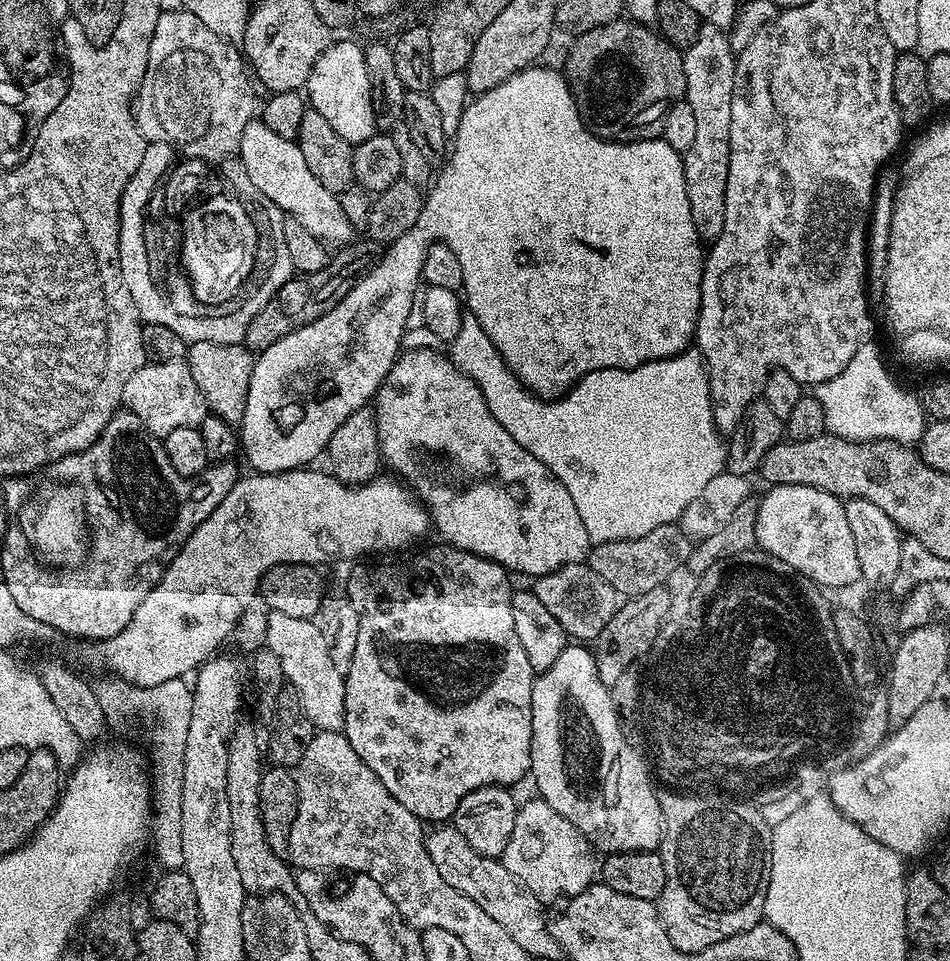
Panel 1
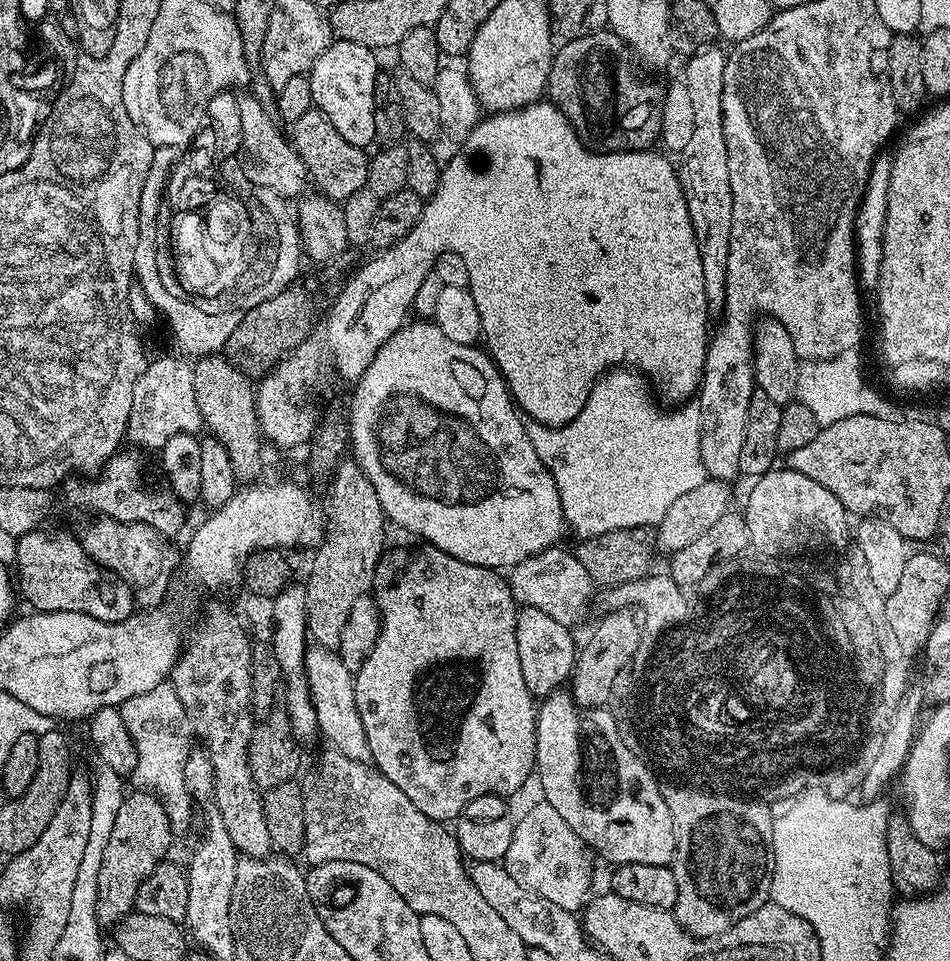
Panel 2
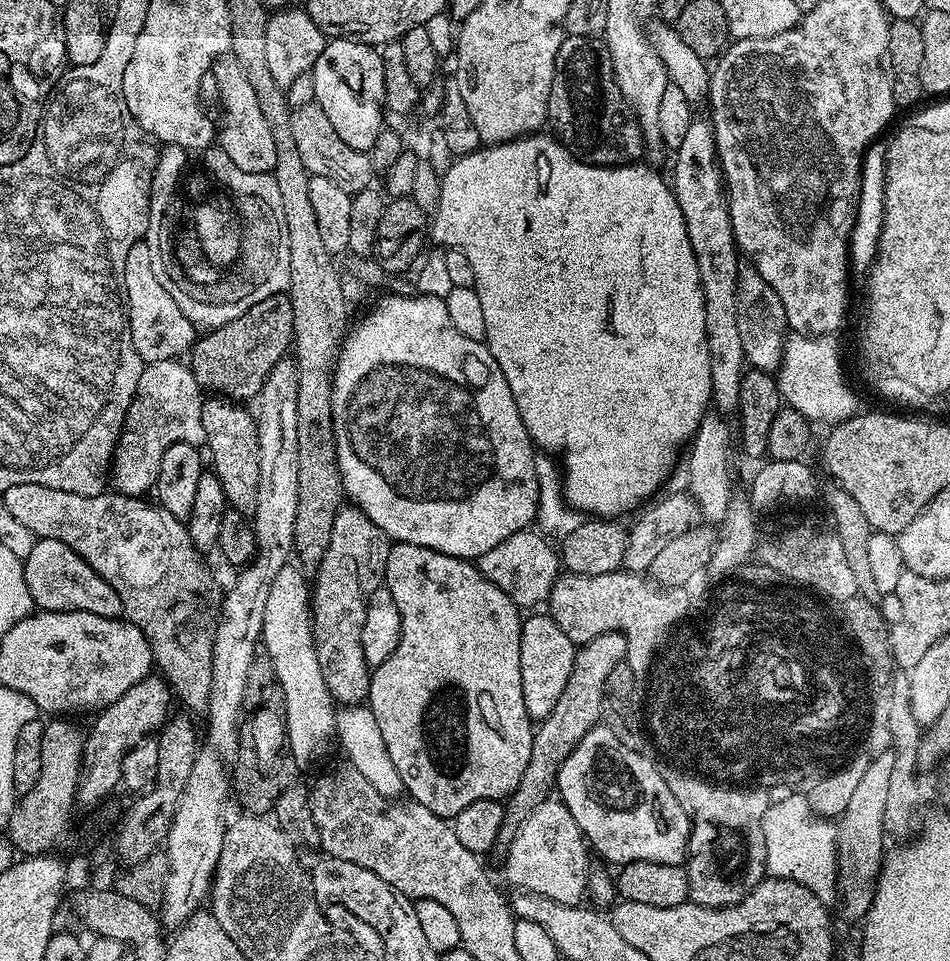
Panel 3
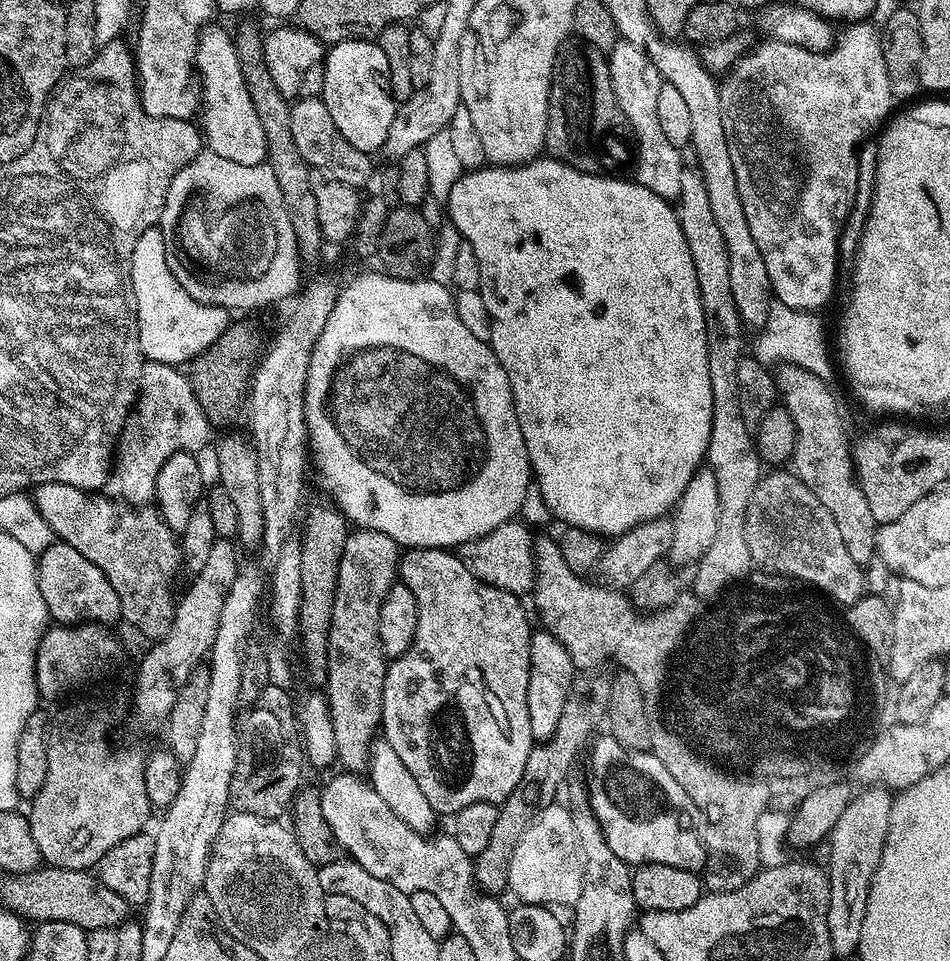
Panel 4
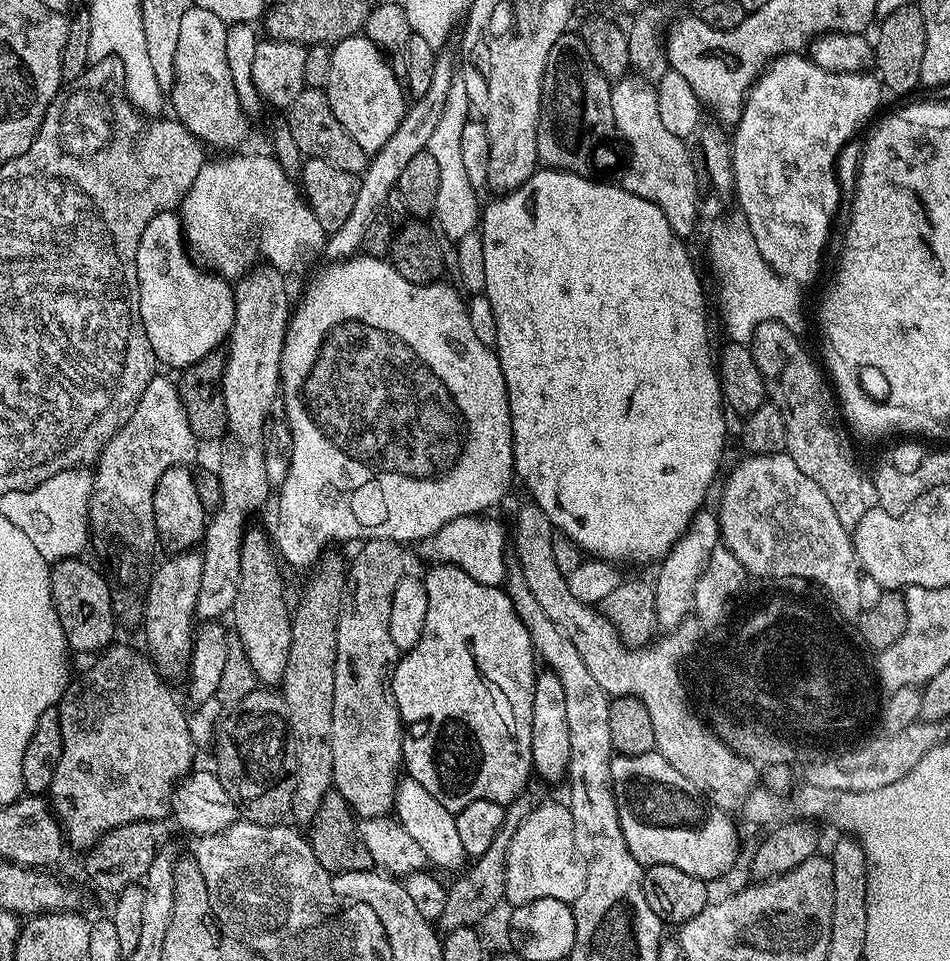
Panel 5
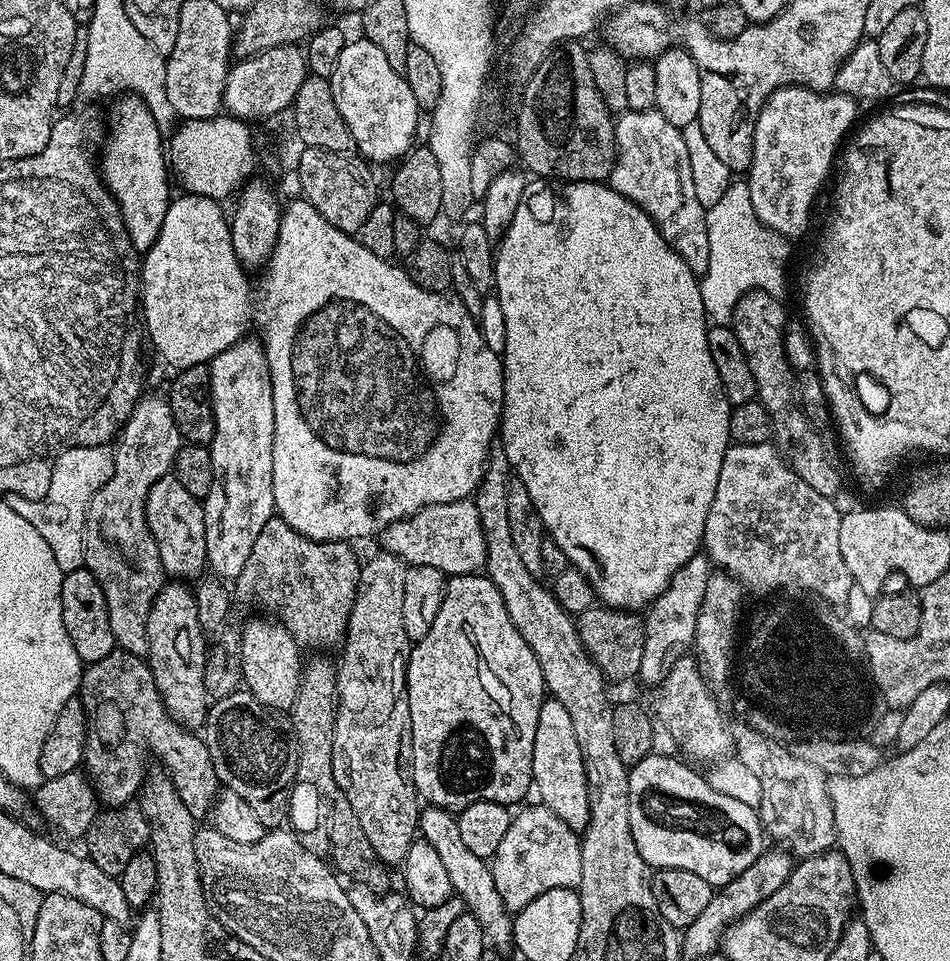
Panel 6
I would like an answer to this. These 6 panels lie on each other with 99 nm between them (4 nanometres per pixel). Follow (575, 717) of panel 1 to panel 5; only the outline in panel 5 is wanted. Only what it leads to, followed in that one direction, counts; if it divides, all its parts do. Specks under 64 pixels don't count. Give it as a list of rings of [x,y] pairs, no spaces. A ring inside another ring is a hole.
[[[653,750],[637,756],[613,755],[610,766],[612,793],[618,806],[622,838],[626,838],[626,846],[630,854],[642,865],[661,864],[662,866],[678,866],[678,870],[686,870],[686,874],[694,874],[694,878],[705,882],[713,882],[719,876],[724,876],[736,864],[740,856],[740,836],[736,833],[736,824],[729,813],[723,808],[716,807],[666,758]]]

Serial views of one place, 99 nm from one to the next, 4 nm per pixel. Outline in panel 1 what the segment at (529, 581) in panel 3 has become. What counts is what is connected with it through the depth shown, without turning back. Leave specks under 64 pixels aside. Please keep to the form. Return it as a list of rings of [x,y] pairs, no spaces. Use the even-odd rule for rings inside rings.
[[[587,563],[568,564],[545,576],[535,577],[530,591],[546,605],[546,610],[558,618],[562,630],[576,642],[595,642],[602,634],[606,622],[614,618],[618,607],[618,593],[606,578],[598,578]]]

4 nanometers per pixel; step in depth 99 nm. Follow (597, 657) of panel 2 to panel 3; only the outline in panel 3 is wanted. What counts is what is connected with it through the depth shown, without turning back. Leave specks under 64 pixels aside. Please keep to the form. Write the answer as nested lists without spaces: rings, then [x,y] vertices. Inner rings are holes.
[[[607,632],[598,634],[589,644],[583,645],[576,653],[574,670],[570,674],[570,682],[566,682],[566,690],[562,690],[562,698],[558,698],[558,706],[533,731],[532,745],[530,746],[530,762],[526,762],[526,770],[522,770],[522,778],[518,786],[507,797],[504,804],[504,817],[502,830],[498,830],[495,851],[500,854],[507,853],[514,842],[514,834],[530,818],[534,809],[553,795],[556,788],[556,776],[560,767],[568,762],[568,755],[574,750],[578,742],[591,728],[597,727],[605,715],[604,691],[606,678],[610,678],[610,670],[614,666],[625,663],[628,655],[626,638],[622,632]]]

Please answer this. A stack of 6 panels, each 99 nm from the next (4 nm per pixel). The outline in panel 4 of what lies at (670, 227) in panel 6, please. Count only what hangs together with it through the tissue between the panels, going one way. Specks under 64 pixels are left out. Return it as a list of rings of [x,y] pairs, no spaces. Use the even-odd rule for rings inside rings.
[[[621,39],[607,53],[610,82],[614,86],[614,98],[618,98],[618,106],[622,106],[622,114],[630,122],[636,135],[636,167],[634,179],[636,183],[646,186],[646,190],[654,190],[658,198],[669,202],[680,199],[682,190],[682,174],[686,167],[681,149],[675,148],[662,131],[658,123],[658,90],[662,83],[654,62],[650,62],[648,53],[634,46],[626,39]]]

